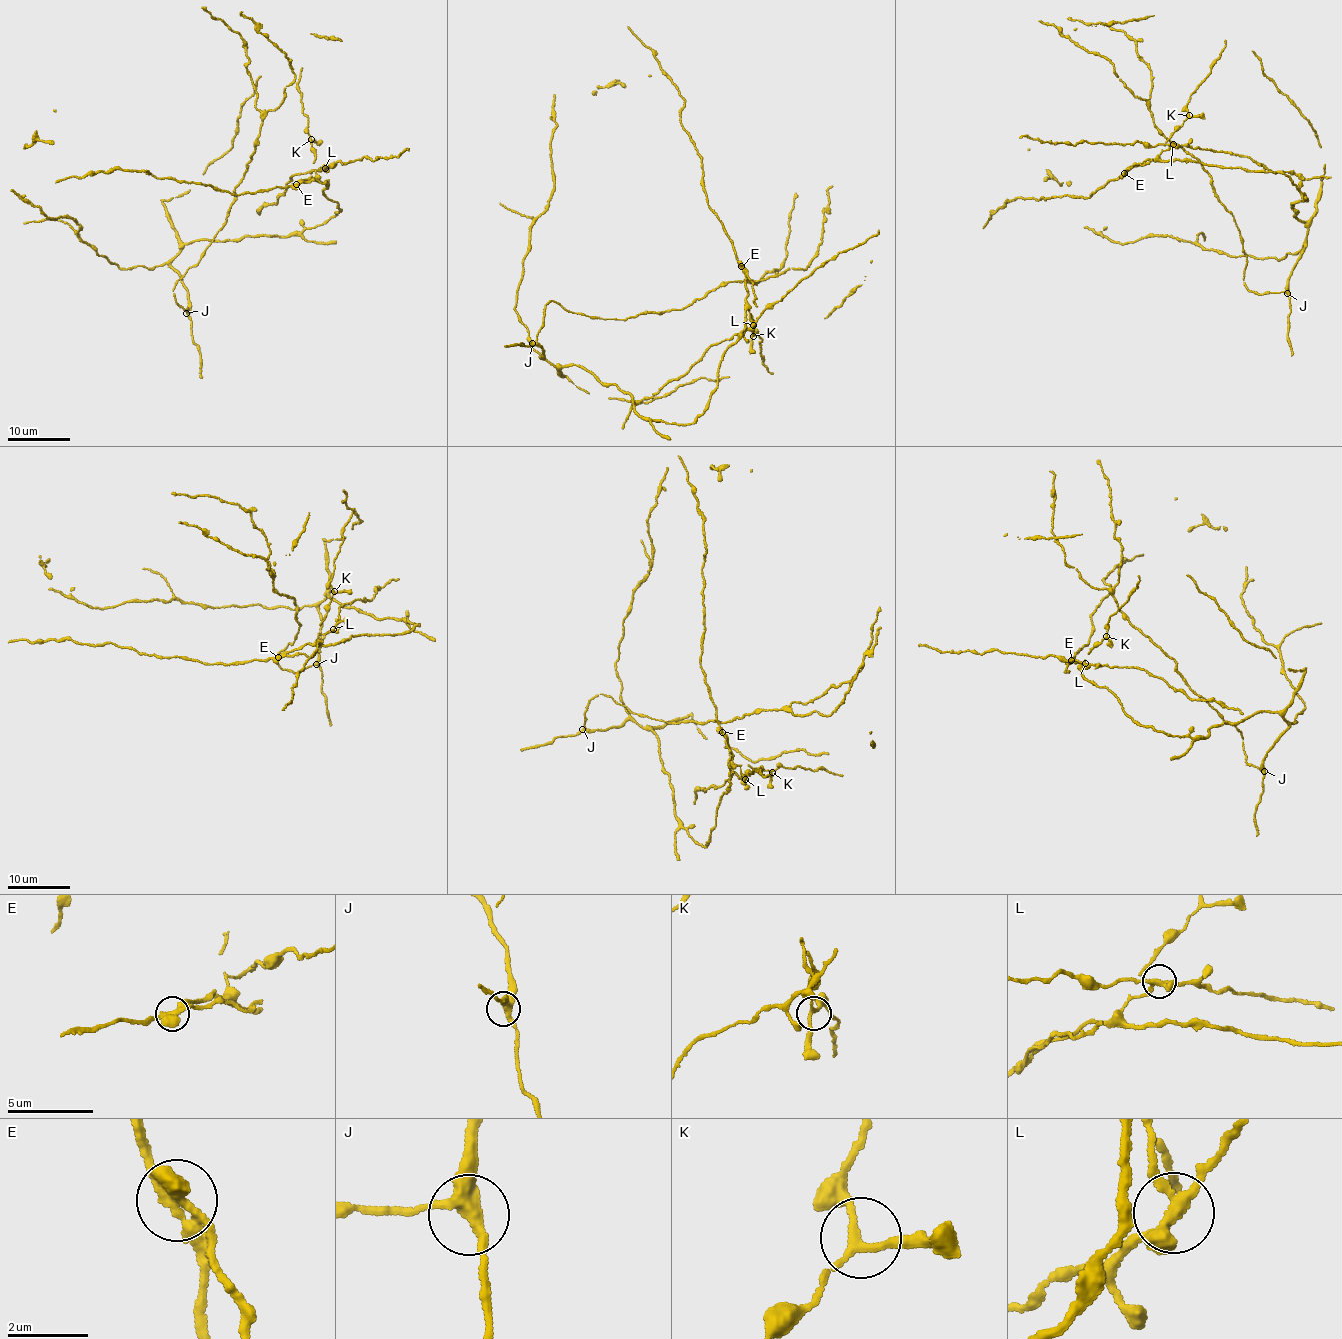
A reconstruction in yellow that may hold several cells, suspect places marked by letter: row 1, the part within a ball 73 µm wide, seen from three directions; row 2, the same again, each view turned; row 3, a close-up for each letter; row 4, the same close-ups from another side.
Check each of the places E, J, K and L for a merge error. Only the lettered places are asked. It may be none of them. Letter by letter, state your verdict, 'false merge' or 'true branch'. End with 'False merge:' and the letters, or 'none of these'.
E: false merge
J: true branch
K: true branch
L: false merge
False merge: E, L

